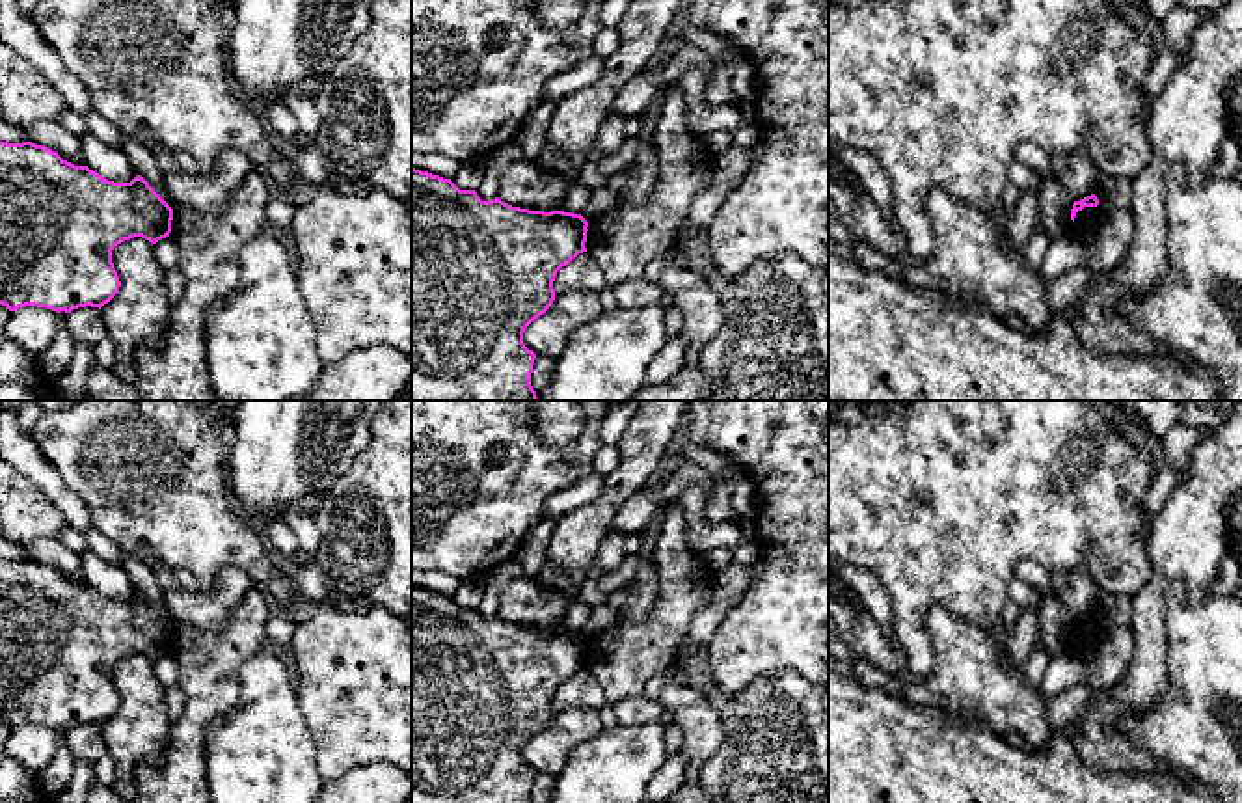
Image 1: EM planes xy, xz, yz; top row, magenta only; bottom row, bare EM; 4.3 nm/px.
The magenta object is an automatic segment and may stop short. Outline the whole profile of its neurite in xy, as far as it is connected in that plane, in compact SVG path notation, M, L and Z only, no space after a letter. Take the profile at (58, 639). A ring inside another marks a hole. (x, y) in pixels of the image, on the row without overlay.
M0 559L0 721L9 728L26 723L71 730L78 725L102 725L121 704L112 667L123 658L142 654L151 661L169 654L173 626L136 592L130 600L114 600L88 583L74 583L56 568L32 561Z

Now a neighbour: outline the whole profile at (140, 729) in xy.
M142 654L123 658L112 667L119 693L119 710L101 725L106 753L115 777L132 783L138 762L160 766L171 736L166 710L166 687L155 673L155 661Z

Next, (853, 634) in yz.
M844 589L844 598L829 594L829 654L851 663L866 660L894 676L909 673L898 635L886 635L862 602L853 604L855 591Z

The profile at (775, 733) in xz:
M797 671L756 678L721 704L722 743L702 764L700 786L711 803L829 803L829 684L806 680Z

